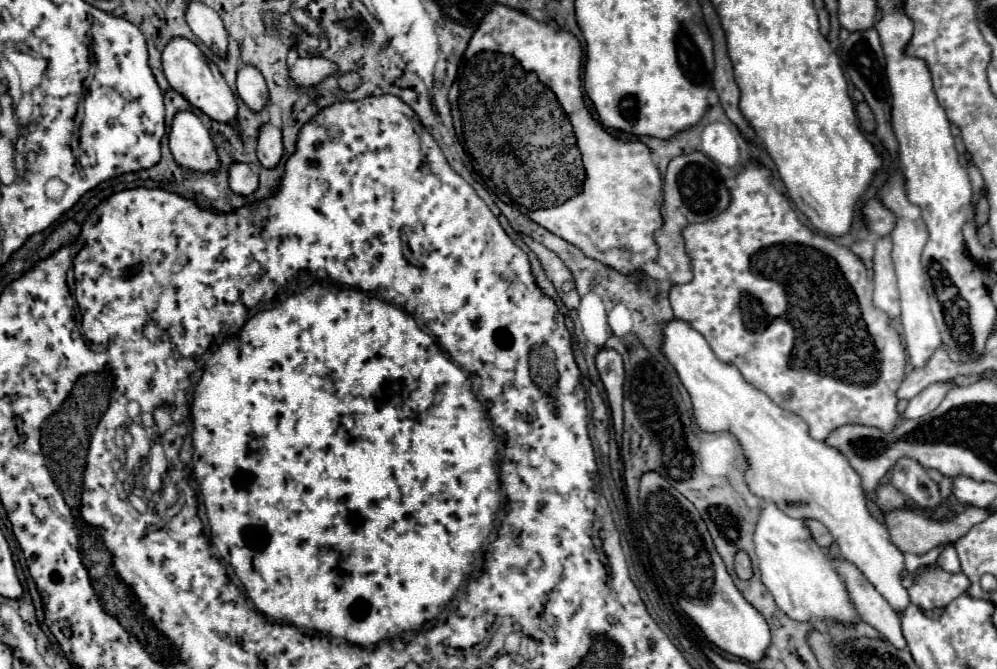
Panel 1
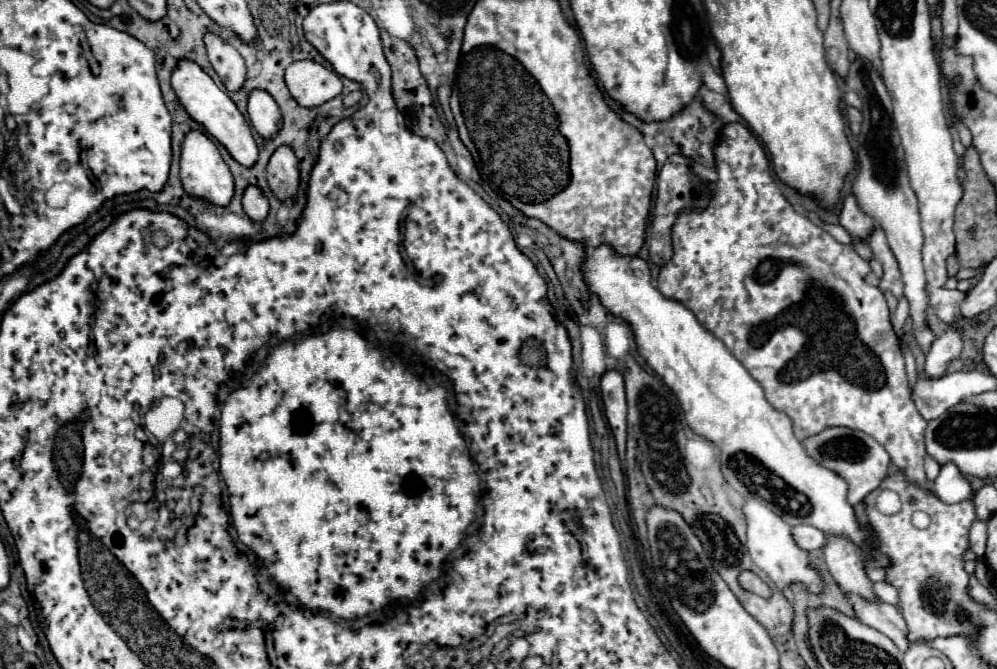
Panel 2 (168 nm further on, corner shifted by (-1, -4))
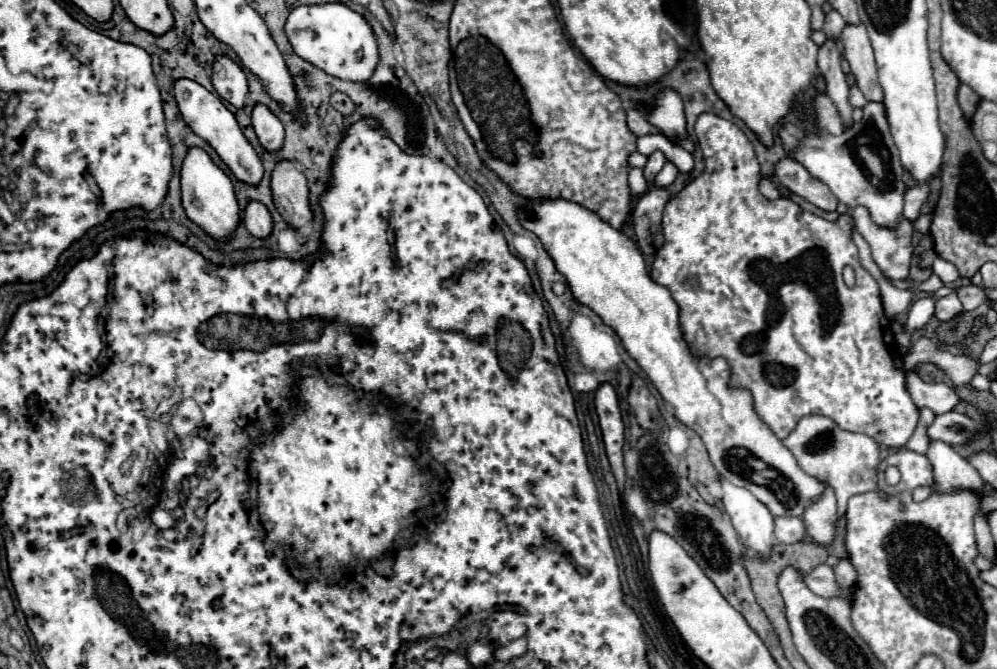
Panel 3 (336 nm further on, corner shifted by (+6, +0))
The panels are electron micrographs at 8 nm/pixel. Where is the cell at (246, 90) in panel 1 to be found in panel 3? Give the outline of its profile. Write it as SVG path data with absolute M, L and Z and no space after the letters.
M258 103L252 109L252 127L258 135L260 145L266 151L276 151L282 147L284 141L284 127L280 123L280 119L270 113L270 109L266 109L266 105Z

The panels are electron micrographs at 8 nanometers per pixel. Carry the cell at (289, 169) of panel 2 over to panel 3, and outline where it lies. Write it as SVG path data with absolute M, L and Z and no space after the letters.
M278 161L270 179L272 199L284 221L298 229L312 221L308 205L308 185L302 171L296 169L294 161Z

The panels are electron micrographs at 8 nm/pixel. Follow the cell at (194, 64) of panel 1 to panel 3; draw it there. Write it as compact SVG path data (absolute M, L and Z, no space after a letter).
M178 79L174 83L174 95L176 95L176 103L178 103L178 109L184 117L184 121L190 125L190 129L196 135L206 139L216 149L216 153L230 167L230 171L236 175L236 179L246 181L246 183L258 183L264 173L260 157L254 151L254 147L248 143L248 139L244 137L234 113L230 113L226 109L226 105L220 101L220 97L190 79Z

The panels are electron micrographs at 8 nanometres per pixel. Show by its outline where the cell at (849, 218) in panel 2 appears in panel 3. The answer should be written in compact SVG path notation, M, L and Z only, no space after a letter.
M782 159L776 165L776 179L822 211L836 211L838 207L838 199L830 193L828 185L822 185L822 181L810 177L810 173L806 173L806 169L794 159Z

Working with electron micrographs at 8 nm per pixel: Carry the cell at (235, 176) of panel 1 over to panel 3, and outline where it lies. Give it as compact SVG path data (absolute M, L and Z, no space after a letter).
M248 201L244 209L244 225L254 237L268 237L272 231L272 217L258 201Z

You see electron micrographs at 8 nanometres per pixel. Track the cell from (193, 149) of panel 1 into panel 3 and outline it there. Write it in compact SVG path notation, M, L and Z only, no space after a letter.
M202 147L188 149L182 169L180 169L180 187L182 187L182 207L186 215L198 223L206 233L216 239L228 239L234 227L238 225L238 203L230 177L210 159Z

